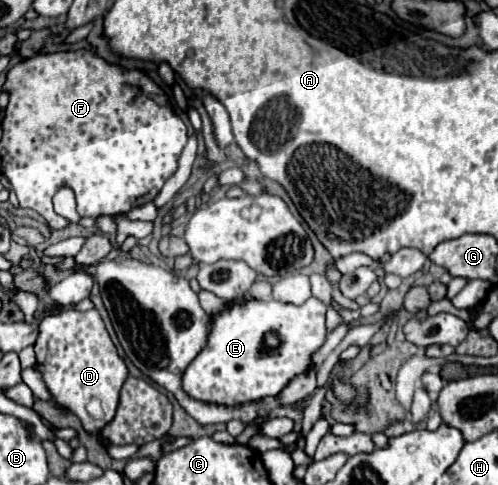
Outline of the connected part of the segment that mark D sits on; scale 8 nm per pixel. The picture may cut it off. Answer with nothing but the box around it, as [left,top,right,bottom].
[33,308,129,434]

